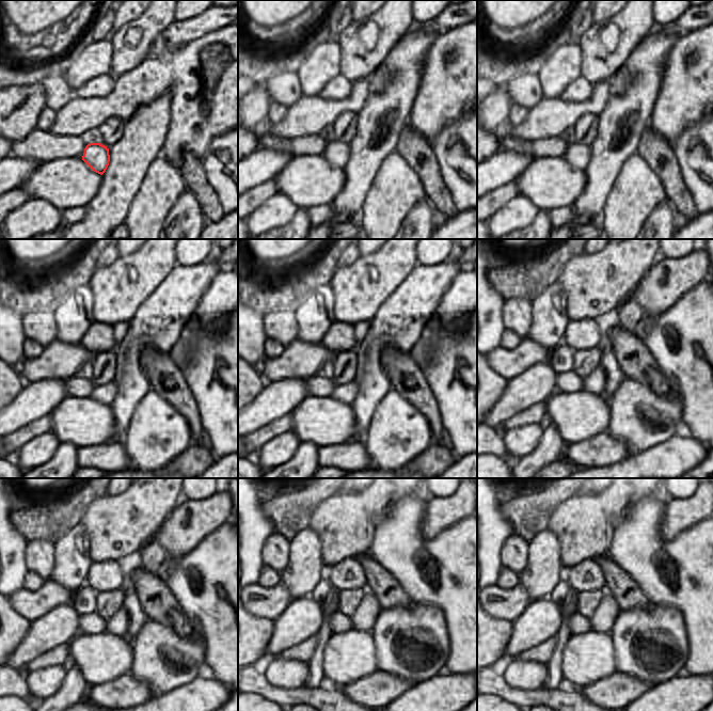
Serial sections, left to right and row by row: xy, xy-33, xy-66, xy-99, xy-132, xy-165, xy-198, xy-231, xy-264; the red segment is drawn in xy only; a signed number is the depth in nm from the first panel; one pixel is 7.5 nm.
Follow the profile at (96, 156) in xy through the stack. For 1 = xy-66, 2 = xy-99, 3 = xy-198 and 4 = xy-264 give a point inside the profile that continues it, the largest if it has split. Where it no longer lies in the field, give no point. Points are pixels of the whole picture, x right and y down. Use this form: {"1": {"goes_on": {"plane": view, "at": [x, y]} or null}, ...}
{"1": {"goes_on": {"plane": "xy-66", "at": [579, 155]}}, "2": {"goes_on": {"plane": "xy-99", "at": [104, 394]}}, "3": {"goes_on": {"plane": "xy-198", "at": [120, 625]}}, "4": {"goes_on": {"plane": "xy-264", "at": [604, 619]}}}

